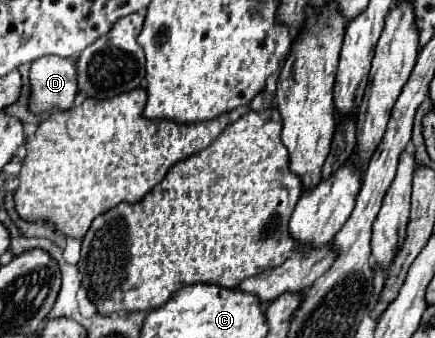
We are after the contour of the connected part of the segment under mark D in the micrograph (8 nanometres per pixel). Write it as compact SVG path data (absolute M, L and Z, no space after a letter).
M43 56L29 68L29 112L67 110L77 96L77 68L73 58Z

